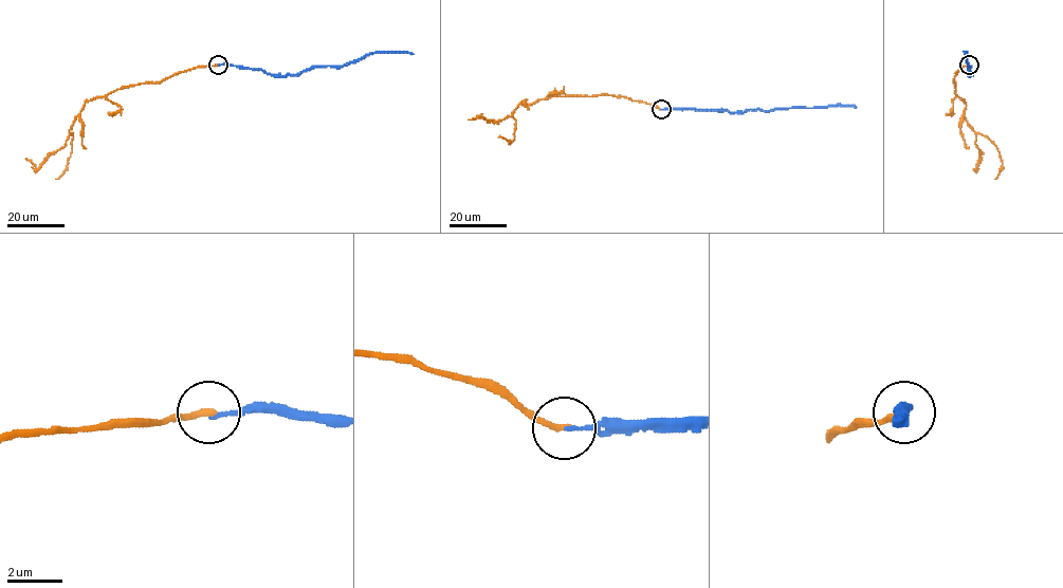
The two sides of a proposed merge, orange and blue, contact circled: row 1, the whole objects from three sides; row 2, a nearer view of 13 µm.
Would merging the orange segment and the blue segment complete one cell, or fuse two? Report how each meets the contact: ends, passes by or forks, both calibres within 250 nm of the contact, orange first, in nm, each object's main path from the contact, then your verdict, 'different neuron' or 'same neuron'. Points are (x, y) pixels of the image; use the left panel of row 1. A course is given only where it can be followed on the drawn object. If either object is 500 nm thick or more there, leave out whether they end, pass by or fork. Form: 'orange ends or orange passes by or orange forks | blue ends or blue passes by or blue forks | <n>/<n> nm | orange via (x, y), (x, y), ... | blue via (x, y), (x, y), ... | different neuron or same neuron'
orange ends | blue ends | 220/120 nm | orange via (218, 65), (176, 72), (158, 83), (122, 87), (87, 100), (66, 144), (38, 168), (25, 158) | blue via (218, 65), (260, 68), (286, 76), (299, 75), (314, 67), (341, 67), (373, 53), (414, 54) | different neuron

